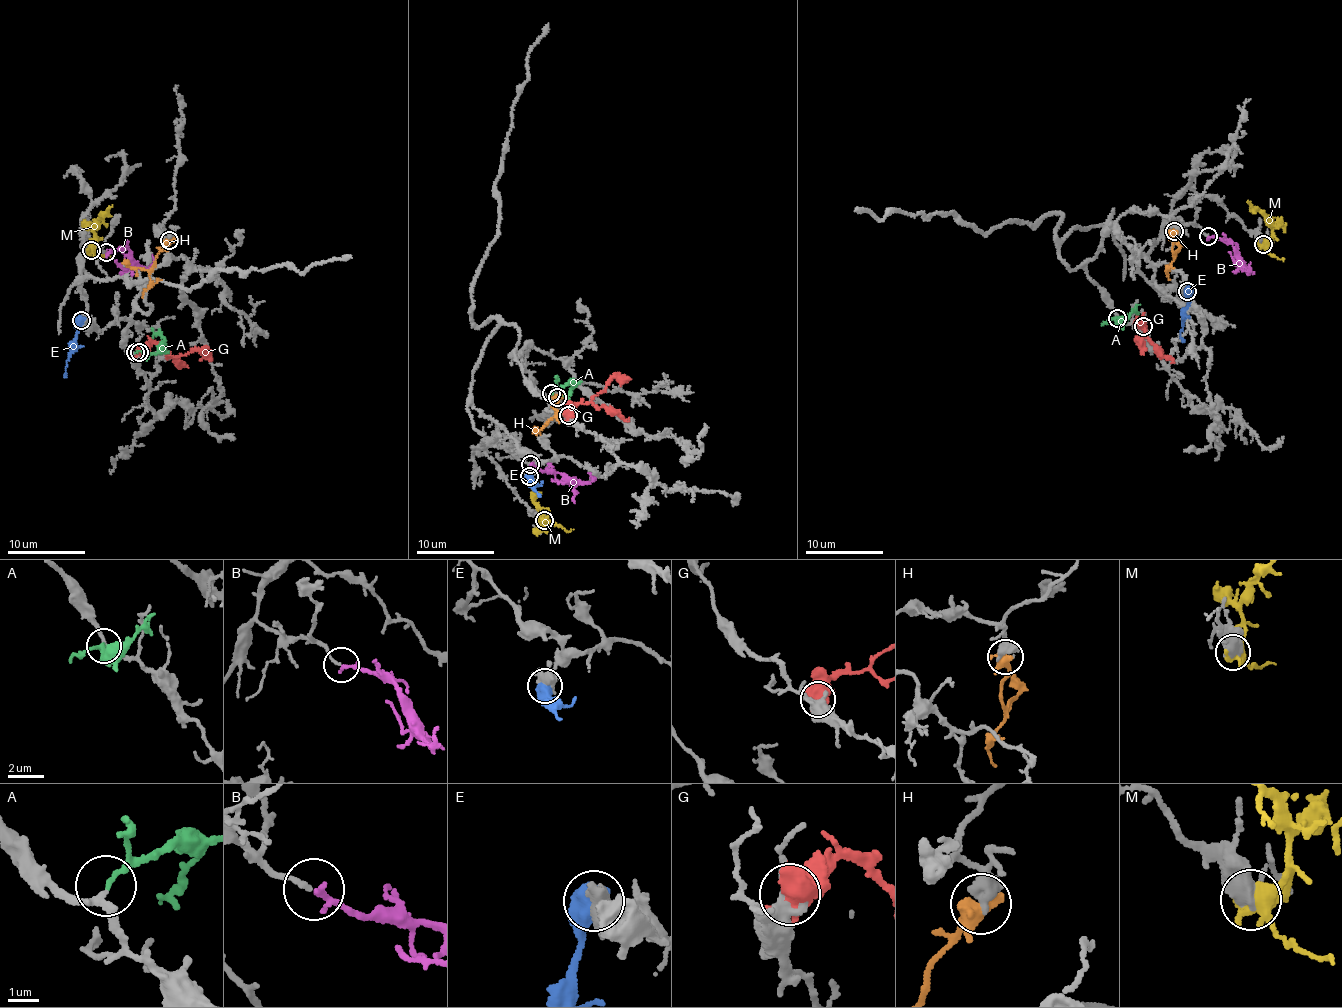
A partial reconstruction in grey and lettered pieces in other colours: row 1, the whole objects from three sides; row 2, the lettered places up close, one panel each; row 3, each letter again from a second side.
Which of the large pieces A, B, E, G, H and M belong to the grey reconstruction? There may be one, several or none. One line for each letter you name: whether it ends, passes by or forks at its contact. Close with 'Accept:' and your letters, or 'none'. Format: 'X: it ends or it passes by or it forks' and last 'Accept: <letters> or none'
A: it ends
B: it ends
Accept: A, B

